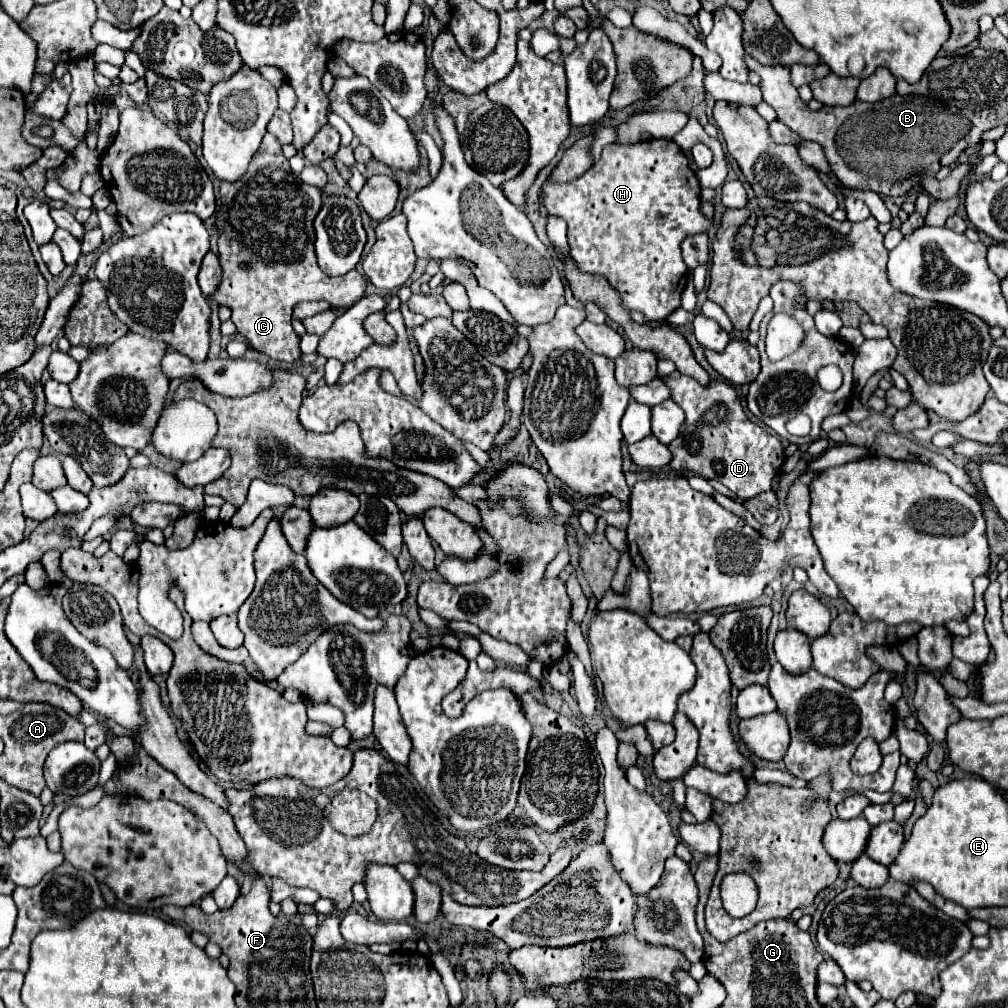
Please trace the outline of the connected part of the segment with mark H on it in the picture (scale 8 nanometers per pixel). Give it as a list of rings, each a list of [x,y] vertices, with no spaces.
[[[643,140],[631,146],[623,146],[623,144],[609,144],[603,148],[601,160],[597,164],[593,164],[581,178],[577,178],[575,182],[569,184],[561,184],[561,186],[547,186],[549,190],[545,190],[545,206],[549,210],[549,214],[559,216],[567,222],[567,236],[569,236],[569,244],[571,244],[571,256],[577,264],[577,268],[581,268],[581,272],[589,272],[589,274],[601,274],[609,280],[609,284],[613,288],[617,288],[617,294],[621,296],[621,304],[625,304],[627,310],[635,310],[641,312],[647,320],[655,320],[661,322],[665,320],[673,310],[679,308],[679,298],[681,292],[687,284],[687,266],[681,258],[681,248],[679,244],[689,236],[689,234],[701,234],[701,232],[709,232],[709,228],[713,226],[713,220],[705,218],[701,214],[699,208],[699,180],[695,176],[695,172],[689,168],[689,162],[683,154],[683,150],[673,142],[673,140]]]

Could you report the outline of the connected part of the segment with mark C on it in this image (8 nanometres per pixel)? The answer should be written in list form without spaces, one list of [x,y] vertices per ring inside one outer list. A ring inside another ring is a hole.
[[[273,134],[263,136],[261,148],[253,156],[245,176],[233,184],[221,182],[219,194],[221,204],[217,212],[217,244],[223,278],[209,300],[231,308],[231,320],[237,326],[239,336],[245,338],[251,348],[277,362],[297,362],[303,354],[299,348],[299,336],[291,326],[295,304],[307,300],[325,300],[331,304],[331,308],[343,310],[363,298],[367,282],[357,270],[351,270],[341,278],[329,278],[321,272],[313,248],[313,220],[321,210],[321,190],[301,182],[299,174],[289,168],[289,160],[283,156],[281,144]]]

